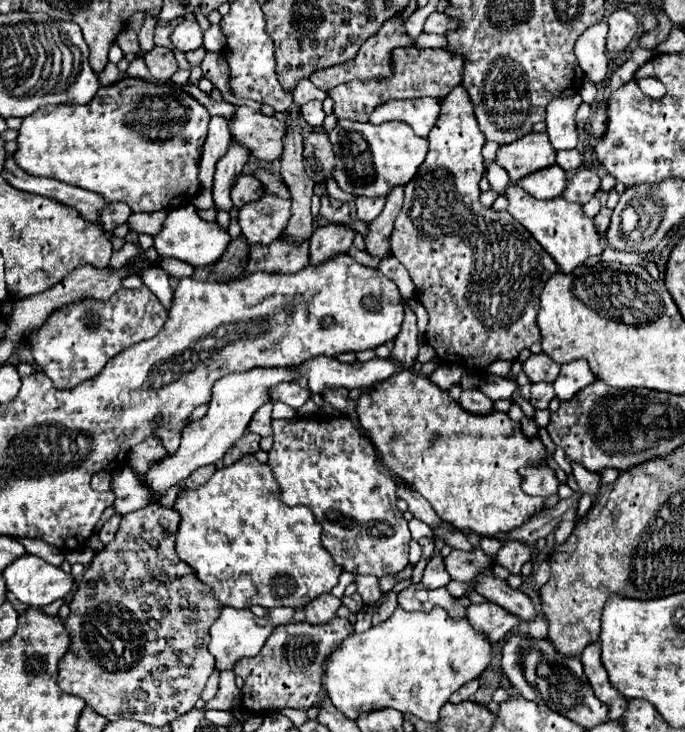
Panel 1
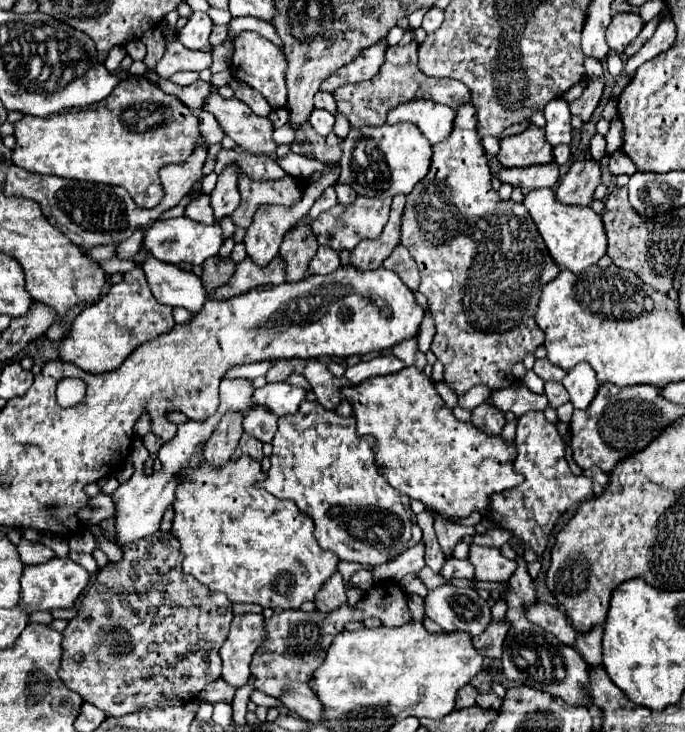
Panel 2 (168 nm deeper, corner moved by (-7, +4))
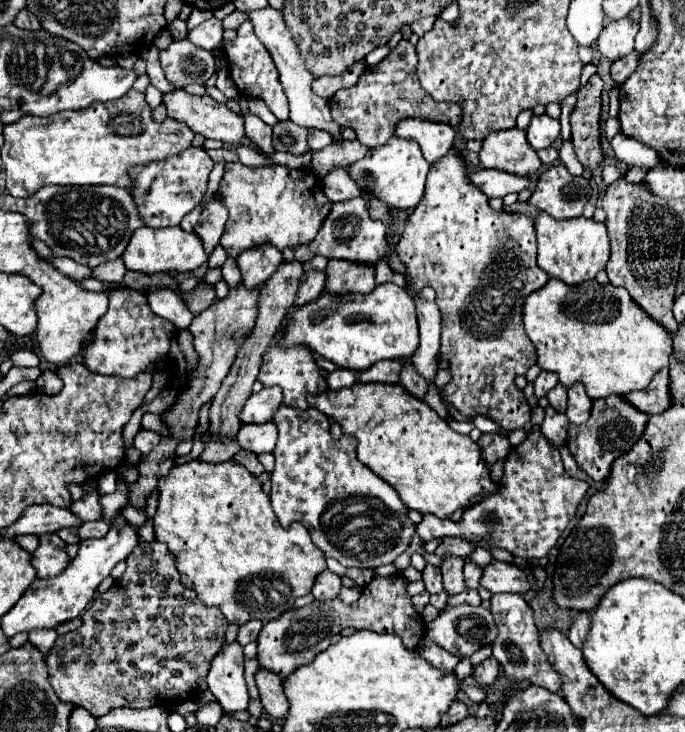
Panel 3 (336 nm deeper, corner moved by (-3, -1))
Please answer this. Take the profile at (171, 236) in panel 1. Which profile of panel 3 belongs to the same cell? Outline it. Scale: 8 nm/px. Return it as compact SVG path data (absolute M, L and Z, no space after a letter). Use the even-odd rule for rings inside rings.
M142 227L132 233L130 245L126 247L122 255L126 269L142 271L142 273L158 273L158 271L194 271L202 263L208 263L208 253L204 251L202 239L196 233L188 233L182 227L164 227L164 229L152 229Z

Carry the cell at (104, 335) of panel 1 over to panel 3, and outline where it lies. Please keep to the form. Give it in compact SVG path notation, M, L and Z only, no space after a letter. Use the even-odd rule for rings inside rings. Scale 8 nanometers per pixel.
M114 287L108 291L110 307L108 313L96 323L92 339L82 343L82 363L100 375L134 377L138 371L148 369L160 355L166 355L174 337L176 327L152 313L146 295L130 287Z

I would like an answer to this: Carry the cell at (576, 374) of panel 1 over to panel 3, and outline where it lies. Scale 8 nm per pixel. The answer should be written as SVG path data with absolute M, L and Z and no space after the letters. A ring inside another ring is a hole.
M574 383L572 387L568 387L568 409L566 409L566 417L570 419L570 423L584 423L590 417L590 409L592 409L592 399L588 397L586 389L582 383Z

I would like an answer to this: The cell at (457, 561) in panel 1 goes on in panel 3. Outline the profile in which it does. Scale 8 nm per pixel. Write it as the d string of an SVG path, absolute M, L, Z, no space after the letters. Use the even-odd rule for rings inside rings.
M492 561L482 569L480 585L490 593L526 593L530 589L524 571L512 563L502 561Z

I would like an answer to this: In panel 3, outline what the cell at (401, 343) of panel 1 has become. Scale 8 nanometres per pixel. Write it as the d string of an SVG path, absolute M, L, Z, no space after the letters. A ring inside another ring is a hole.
M404 361L402 373L400 373L400 383L408 389L408 393L412 393L418 399L424 399L424 395L426 395L426 379L414 369L414 365L410 361Z

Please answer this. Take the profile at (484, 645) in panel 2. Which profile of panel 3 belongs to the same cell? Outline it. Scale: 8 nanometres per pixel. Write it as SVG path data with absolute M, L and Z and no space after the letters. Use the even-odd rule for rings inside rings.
M488 657L488 659L484 659L480 665L474 667L474 673L472 673L472 675L474 675L474 679L478 681L478 685L488 687L488 685L492 685L492 683L496 681L498 671L500 671L498 661L496 661L494 657Z

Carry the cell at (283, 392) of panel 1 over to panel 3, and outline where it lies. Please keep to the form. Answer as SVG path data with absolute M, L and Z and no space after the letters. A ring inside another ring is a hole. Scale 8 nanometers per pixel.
M266 387L260 393L252 393L240 411L242 423L266 423L272 421L274 413L282 405L282 389Z

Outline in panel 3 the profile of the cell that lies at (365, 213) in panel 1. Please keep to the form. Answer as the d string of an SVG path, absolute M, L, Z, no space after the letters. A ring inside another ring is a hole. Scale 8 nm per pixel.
M356 197L350 201L334 203L330 213L322 221L322 227L316 233L316 237L310 243L298 245L294 249L294 259L306 263L314 255L324 255L328 259L348 259L376 265L378 259L384 255L384 249L386 249L386 225L378 219L372 219L366 201L362 201L362 197Z

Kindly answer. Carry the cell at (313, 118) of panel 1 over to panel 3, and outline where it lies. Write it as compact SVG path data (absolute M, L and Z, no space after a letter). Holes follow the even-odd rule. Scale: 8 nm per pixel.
M310 129L310 133L308 133L308 145L310 145L312 151L320 151L320 149L324 149L330 143L332 143L332 135L330 133L326 133L322 129Z

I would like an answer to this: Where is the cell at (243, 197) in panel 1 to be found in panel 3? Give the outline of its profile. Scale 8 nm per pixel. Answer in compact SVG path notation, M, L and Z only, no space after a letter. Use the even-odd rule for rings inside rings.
M226 163L218 193L222 195L230 215L220 245L228 255L238 257L240 251L272 243L280 251L310 243L318 233L322 219L330 211L332 201L322 193L320 179L314 171L272 167L246 167L242 163Z

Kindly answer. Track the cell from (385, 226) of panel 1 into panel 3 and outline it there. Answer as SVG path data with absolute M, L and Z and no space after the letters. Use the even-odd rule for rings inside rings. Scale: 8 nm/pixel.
M332 259L326 267L326 291L330 293L370 293L376 287L376 267L354 261Z

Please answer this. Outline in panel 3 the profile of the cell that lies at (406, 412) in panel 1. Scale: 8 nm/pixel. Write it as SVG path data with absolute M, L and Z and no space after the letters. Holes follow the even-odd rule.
M354 383L352 387L338 391L328 389L326 393L310 397L310 405L328 415L332 421L338 421L344 433L356 435L358 459L368 465L368 469L374 471L380 479L392 485L408 509L432 513L444 519L450 517L456 509L468 507L472 499L480 497L482 501L500 489L500 483L490 477L488 463L484 461L478 443L474 443L468 435L460 435L450 429L448 423L438 417L438 413L432 411L426 401L410 395L400 383Z

